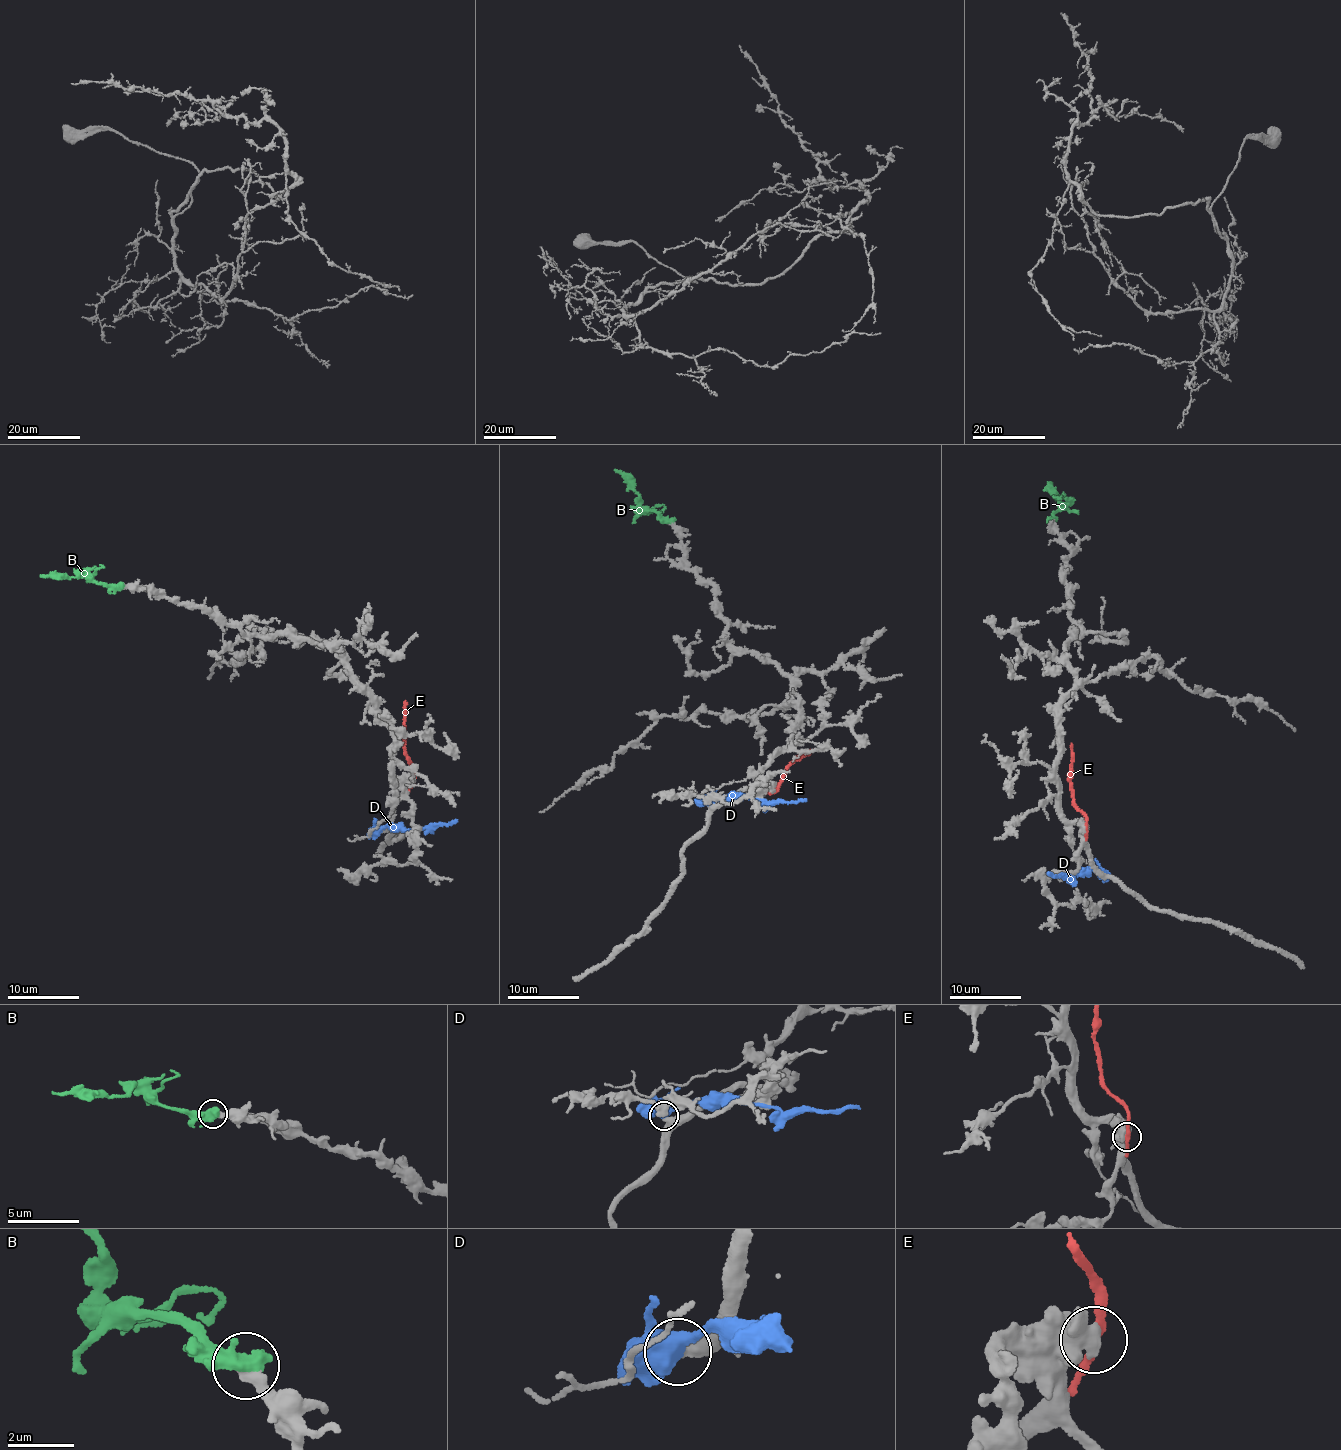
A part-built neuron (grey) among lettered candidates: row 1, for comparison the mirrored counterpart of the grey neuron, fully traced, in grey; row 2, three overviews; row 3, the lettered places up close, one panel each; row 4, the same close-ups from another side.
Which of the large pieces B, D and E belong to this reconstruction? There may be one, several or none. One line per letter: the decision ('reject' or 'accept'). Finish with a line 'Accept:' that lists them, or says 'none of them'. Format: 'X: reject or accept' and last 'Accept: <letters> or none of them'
B: accept
D: reject
E: reject
Accept: B

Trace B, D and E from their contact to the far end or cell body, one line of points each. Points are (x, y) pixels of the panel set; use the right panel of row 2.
B: (1051, 522), (1055, 520), (1053, 514), (1066, 500), (1057, 497), (1049, 486), (1051, 482)
D: (1104, 876), (1091, 870), (1063, 879), (1047, 872)
E: (1085, 830), (1087, 819), (1074, 803), (1070, 788), (1071, 743)

